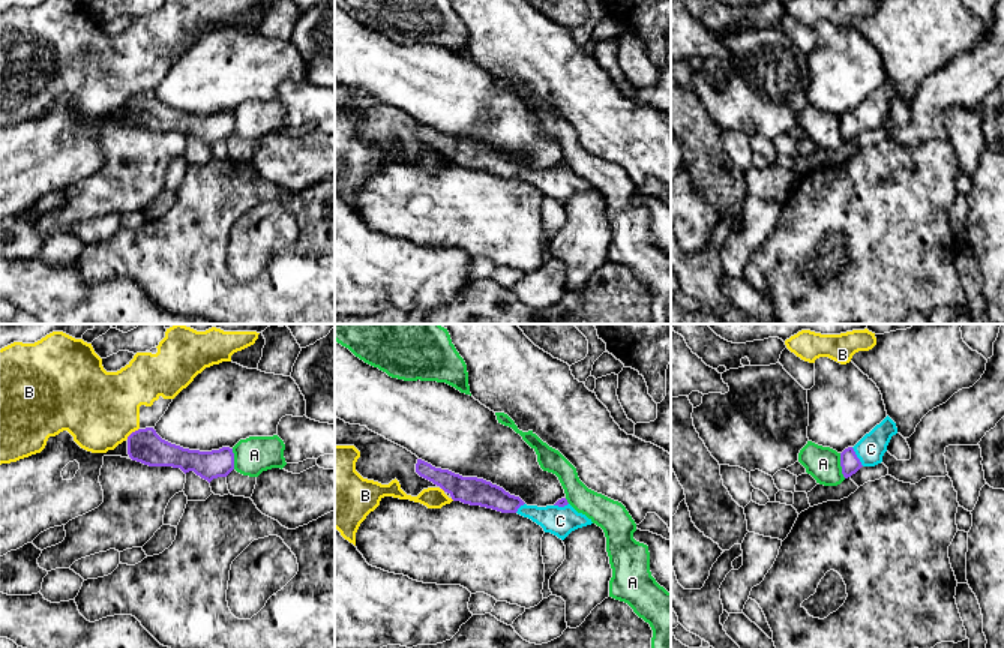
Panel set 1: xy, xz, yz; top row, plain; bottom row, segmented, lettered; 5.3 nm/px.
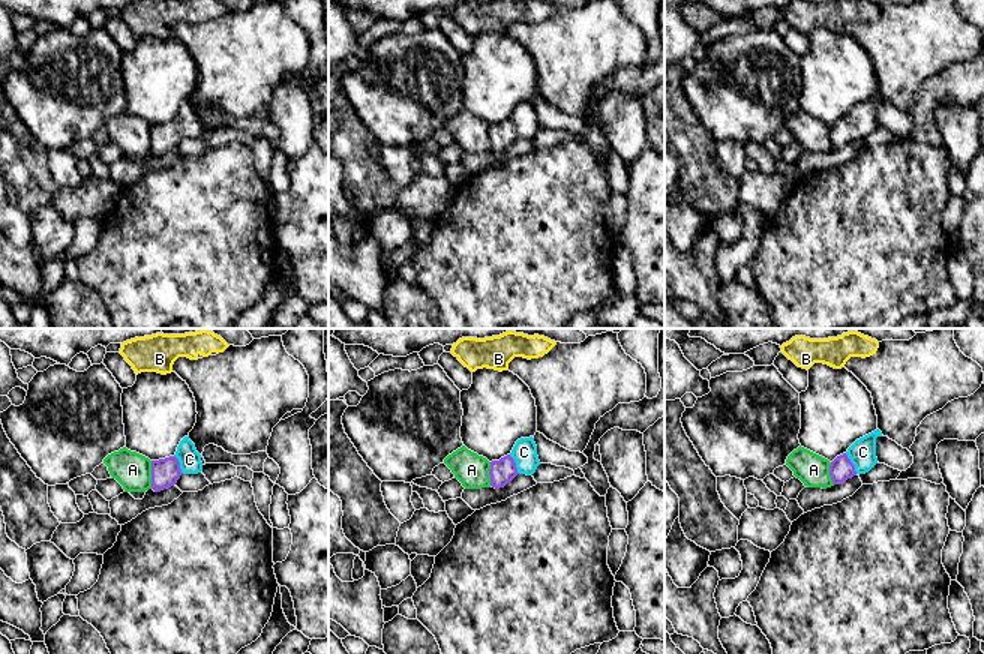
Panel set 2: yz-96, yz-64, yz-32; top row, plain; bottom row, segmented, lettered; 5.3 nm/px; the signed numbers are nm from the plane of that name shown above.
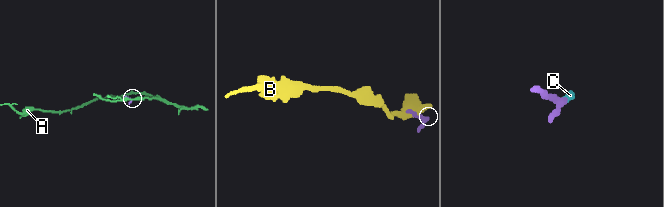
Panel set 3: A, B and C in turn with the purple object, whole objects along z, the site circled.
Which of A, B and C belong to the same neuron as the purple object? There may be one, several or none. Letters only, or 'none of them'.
C

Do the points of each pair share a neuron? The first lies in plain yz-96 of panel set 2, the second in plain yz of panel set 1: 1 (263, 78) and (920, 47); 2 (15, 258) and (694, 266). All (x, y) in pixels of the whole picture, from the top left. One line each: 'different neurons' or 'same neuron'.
1: same neuron
2: same neuron

